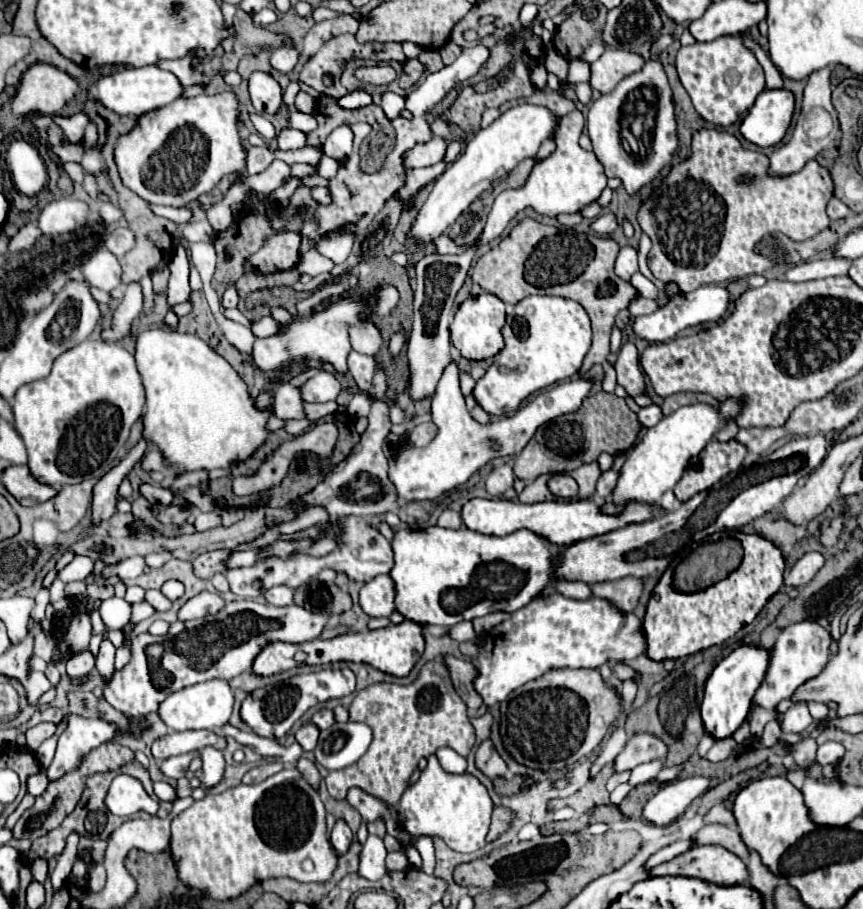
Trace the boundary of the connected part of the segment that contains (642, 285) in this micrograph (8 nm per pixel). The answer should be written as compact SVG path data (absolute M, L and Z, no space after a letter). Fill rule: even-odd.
M635 273L633 277L631 277L631 285L637 289L637 293L641 295L641 297L649 297L649 299L657 299L659 297L659 289L655 287L655 283L651 283L645 275L641 275L641 273Z

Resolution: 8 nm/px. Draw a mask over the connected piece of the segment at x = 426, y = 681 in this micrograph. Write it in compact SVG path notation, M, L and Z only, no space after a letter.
M441 659L427 661L419 677L409 685L375 683L359 691L349 707L349 721L369 725L373 741L357 763L331 771L325 777L329 794L337 800L345 800L351 787L361 787L385 803L397 803L421 757L429 757L439 747L451 747L461 757L467 757L475 743L475 729L469 721L467 705L453 689L449 669Z

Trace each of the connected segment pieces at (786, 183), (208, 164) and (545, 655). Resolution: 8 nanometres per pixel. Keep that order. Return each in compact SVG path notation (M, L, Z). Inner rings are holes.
M699 129L693 133L691 157L669 169L659 187L653 189L653 193L641 203L637 221L653 241L653 247L647 255L653 275L663 283L675 281L683 293L689 293L707 283L723 283L775 267L777 263L773 257L757 255L753 247L767 233L783 233L791 241L807 241L815 237L831 225L831 219L825 213L831 197L831 175L815 159L807 161L805 167L797 173L781 177L771 175L769 157L765 153L743 149L739 139L727 131Z
M231 91L181 97L171 105L141 115L135 127L129 133L119 135L115 143L113 159L123 185L147 203L187 207L199 195L213 191L223 175L245 167L247 153L241 147L237 121L238 102ZM195 157L207 157L197 179Z
M553 593L551 597L537 597L523 609L515 611L511 619L497 625L491 633L481 637L481 653L477 655L479 677L475 689L489 705L501 703L509 693L527 681L541 677L557 667L601 667L611 661L631 661L647 651L647 639L641 621L633 613L619 613L609 601L587 599L577 601Z

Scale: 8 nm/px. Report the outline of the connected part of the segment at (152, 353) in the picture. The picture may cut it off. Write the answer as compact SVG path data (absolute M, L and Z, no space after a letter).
M169 327L143 331L137 337L135 359L147 395L143 437L151 439L161 449L169 467L175 467L177 471L211 471L217 467L231 467L237 461L247 459L259 445L265 443L265 423L271 411L255 409L255 401L249 397L247 385L241 381L237 371L199 337L177 333Z

